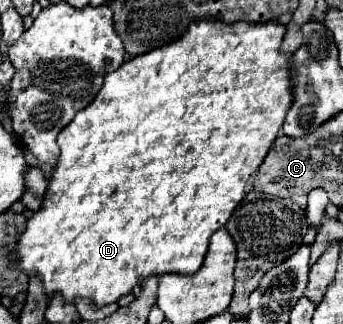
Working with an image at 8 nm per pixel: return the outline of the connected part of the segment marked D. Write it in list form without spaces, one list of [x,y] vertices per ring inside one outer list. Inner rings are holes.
[[[196,21],[196,25],[192,25],[184,37],[180,37],[180,41],[172,41],[172,45],[152,49],[152,53],[132,57],[120,69],[104,77],[104,85],[88,109],[78,111],[72,123],[60,131],[58,147],[62,149],[62,155],[56,163],[52,181],[48,183],[42,209],[28,219],[26,231],[20,235],[20,241],[16,245],[16,257],[20,259],[18,267],[28,275],[36,271],[42,277],[48,299],[54,293],[62,293],[66,303],[74,303],[76,297],[92,297],[94,303],[102,307],[116,303],[122,295],[128,295],[132,287],[144,283],[150,273],[192,275],[200,269],[212,233],[226,225],[236,205],[244,199],[250,177],[258,171],[268,149],[278,137],[278,131],[282,129],[288,109],[292,107],[292,55],[280,51],[284,33],[286,25],[276,21],[268,21],[268,25],[224,25],[222,21]]]

